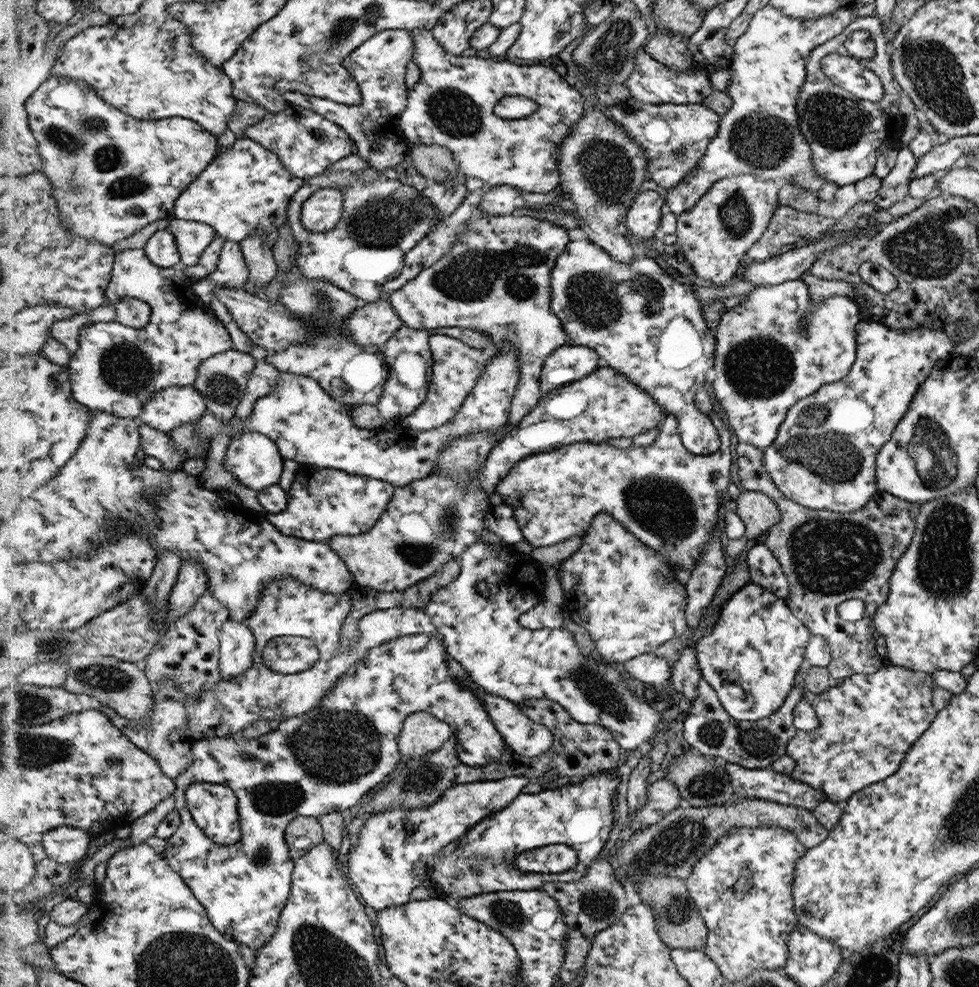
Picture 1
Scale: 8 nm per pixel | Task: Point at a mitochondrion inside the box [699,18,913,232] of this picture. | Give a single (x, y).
(764, 141)

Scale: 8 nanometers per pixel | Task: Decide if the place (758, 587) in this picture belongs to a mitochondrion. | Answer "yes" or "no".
no

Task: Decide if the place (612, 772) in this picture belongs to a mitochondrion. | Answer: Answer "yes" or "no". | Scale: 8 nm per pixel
no

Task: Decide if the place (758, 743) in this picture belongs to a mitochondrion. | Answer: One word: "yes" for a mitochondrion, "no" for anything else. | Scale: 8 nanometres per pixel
yes

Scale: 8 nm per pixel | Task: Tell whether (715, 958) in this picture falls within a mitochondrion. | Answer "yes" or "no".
no

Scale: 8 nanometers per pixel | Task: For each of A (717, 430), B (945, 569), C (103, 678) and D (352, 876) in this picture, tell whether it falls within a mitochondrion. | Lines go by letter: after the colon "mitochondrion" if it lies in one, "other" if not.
A: other
B: mitochondrion
C: mitochondrion
D: other

